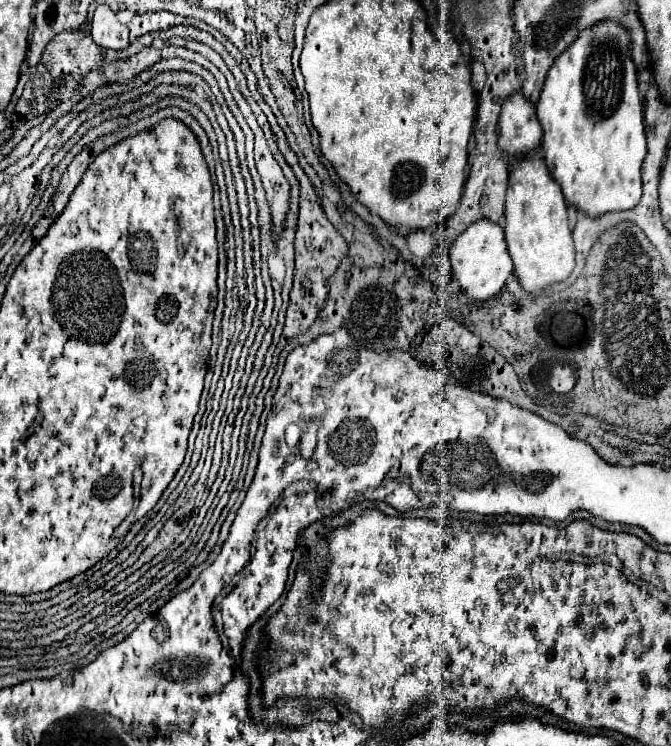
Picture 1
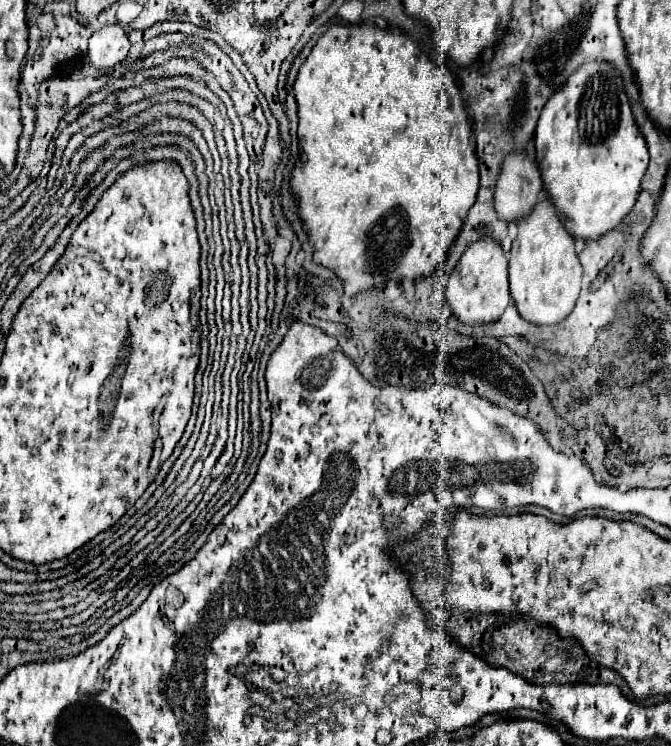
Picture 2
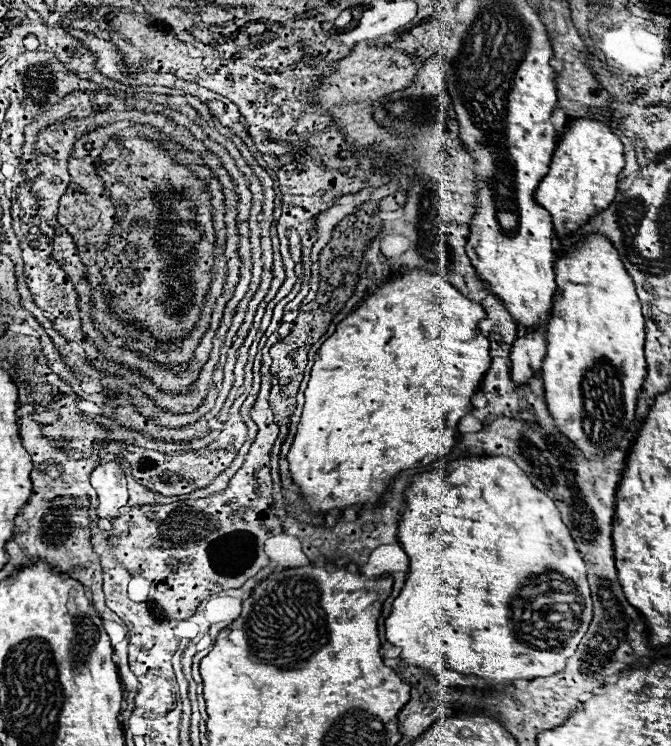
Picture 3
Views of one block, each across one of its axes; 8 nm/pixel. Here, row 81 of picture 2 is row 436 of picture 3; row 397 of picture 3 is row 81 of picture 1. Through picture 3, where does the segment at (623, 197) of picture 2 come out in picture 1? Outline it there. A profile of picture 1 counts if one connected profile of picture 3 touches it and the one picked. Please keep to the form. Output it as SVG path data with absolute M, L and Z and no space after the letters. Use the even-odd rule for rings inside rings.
M608 18L584 28L578 34L578 38L558 56L558 60L548 70L540 100L536 104L536 116L544 130L544 162L552 178L560 184L568 204L576 206L588 216L630 210L638 204L642 196L640 170L648 150L636 66L630 56L630 32L622 24Z

